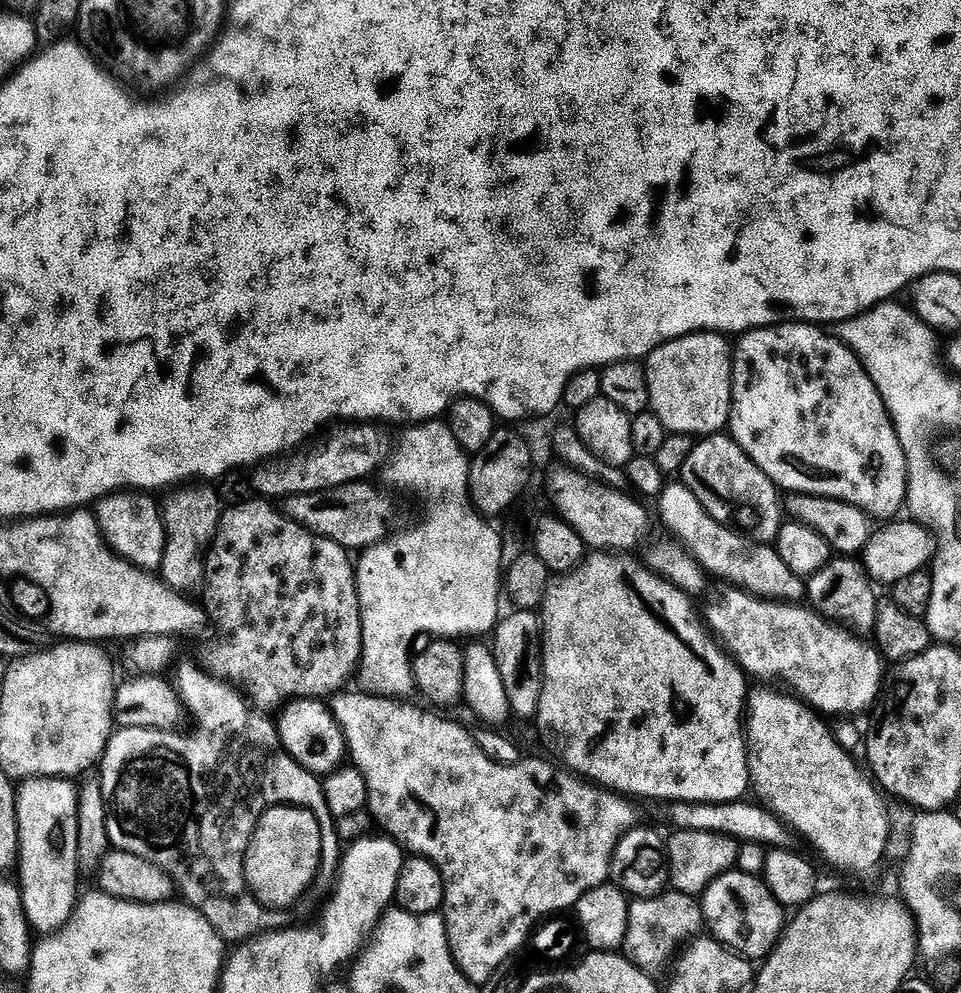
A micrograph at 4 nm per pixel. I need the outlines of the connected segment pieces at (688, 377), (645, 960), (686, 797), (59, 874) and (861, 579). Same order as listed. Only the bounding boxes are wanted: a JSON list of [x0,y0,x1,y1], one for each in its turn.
[[642,332,734,438],[623,890,705,970],[534,555,750,804],[16,776,82,934],[806,558,877,634]]

